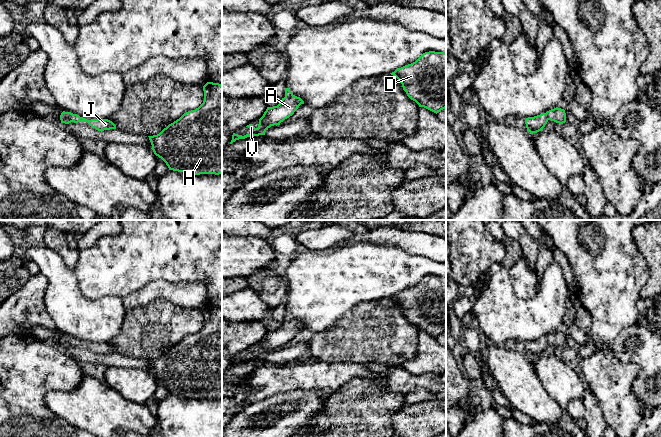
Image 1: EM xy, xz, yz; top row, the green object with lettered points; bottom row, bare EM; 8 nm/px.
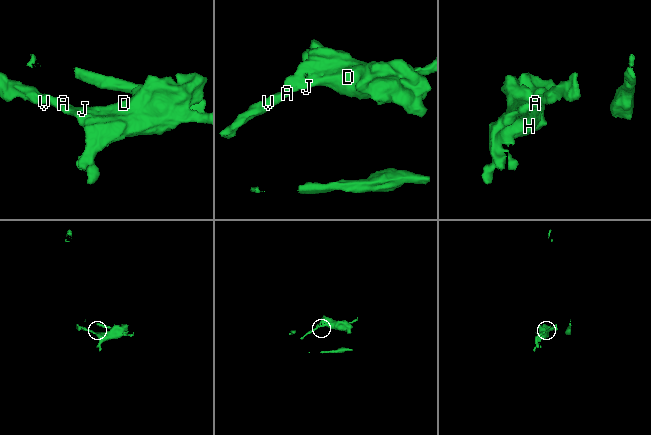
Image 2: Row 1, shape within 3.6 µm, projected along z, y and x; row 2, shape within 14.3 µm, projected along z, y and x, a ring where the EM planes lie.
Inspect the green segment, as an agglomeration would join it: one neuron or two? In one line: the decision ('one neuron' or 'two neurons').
one neuron

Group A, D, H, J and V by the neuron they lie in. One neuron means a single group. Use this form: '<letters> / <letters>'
A D H J V

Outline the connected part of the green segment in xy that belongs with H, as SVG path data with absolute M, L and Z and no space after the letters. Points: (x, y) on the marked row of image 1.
M207 82L203 86L203 91L204 101L198 108L184 113L159 134L148 136L154 154L166 163L169 170L194 175L222 174L222 85Z

